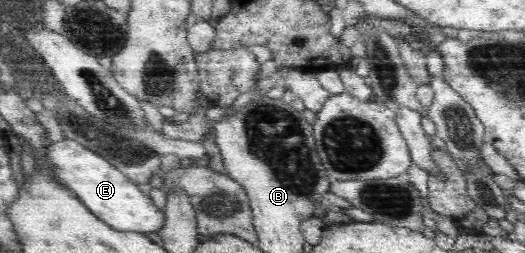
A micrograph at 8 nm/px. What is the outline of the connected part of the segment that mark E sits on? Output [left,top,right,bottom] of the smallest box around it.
[48,139,165,233]

